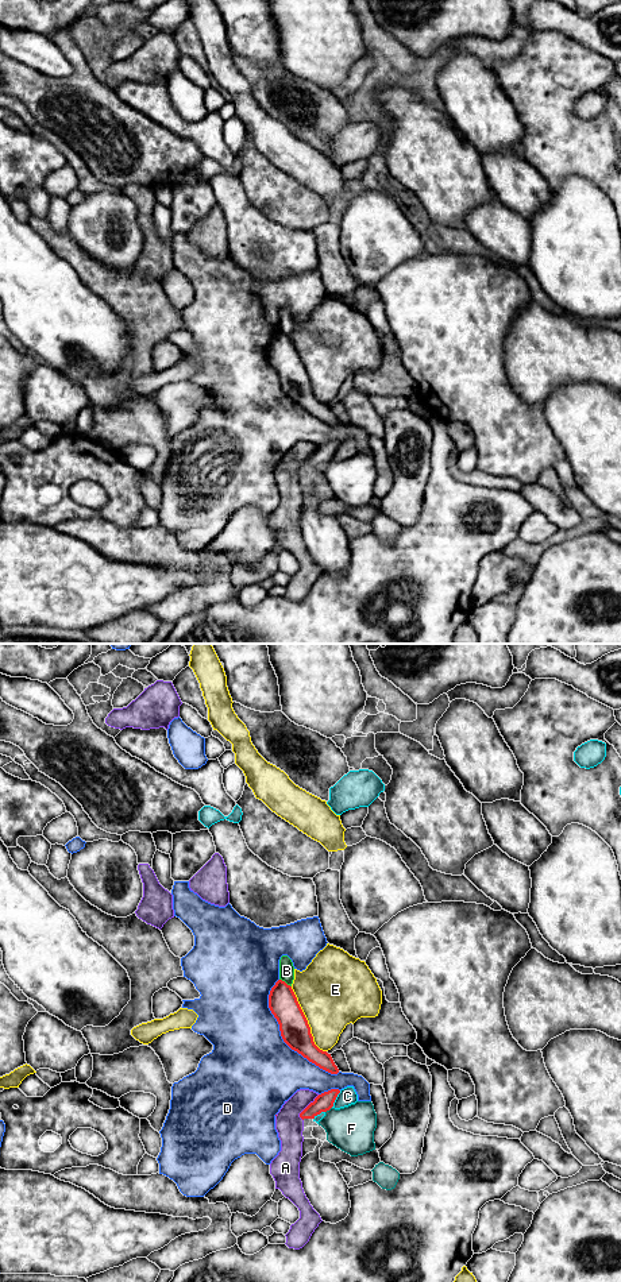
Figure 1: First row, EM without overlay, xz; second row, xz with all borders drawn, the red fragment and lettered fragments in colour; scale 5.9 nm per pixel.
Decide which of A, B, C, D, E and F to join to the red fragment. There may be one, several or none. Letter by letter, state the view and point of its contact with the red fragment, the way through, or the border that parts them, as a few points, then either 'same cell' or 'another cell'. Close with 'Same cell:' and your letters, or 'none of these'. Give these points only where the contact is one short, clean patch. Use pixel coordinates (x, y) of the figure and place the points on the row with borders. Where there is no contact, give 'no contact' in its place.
A: contact xz (305, 1108); another cell
B: contact xz (284, 981); border xz (280, 979), (290, 987); another cell
C: contact xz (335, 1099); another cell
D: contact xz (282, 1038); another cell
E: contact xz (307, 1020); another cell
F: contact xz (328, 1109); another cell
Same cell: none of these

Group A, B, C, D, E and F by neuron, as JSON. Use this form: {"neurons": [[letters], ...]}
{"neurons": [["A"], ["B"], ["C"], ["D"], ["E"], ["F"]]}

